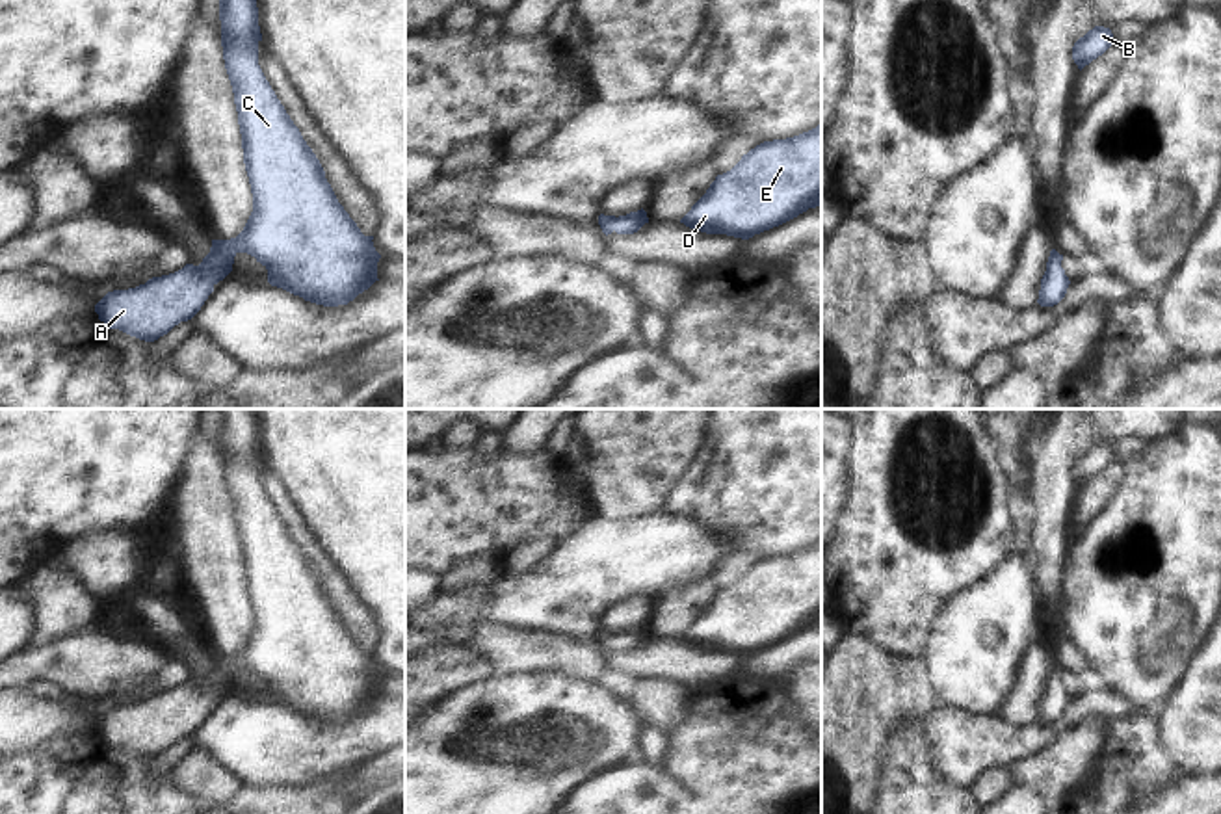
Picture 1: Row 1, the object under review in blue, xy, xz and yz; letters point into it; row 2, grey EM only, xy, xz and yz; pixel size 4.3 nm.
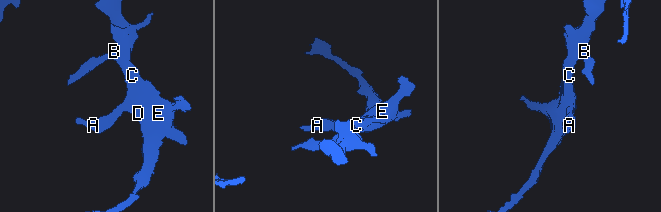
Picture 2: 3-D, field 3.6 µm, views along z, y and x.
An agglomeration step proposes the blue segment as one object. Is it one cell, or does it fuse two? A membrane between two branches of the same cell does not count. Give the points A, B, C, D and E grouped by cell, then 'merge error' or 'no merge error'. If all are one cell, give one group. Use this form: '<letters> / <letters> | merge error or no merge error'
A B C D E | no merge error

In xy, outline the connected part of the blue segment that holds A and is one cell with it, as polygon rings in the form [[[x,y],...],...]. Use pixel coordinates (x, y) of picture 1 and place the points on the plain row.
[[[217,409],[217,413],[223,476],[238,528],[253,628],[236,654],[212,656],[210,669],[199,682],[186,680],[175,689],[152,693],[136,704],[108,708],[95,721],[98,736],[110,745],[119,745],[145,758],[154,758],[180,738],[191,736],[214,708],[214,702],[232,688],[238,669],[255,673],[268,686],[271,702],[323,723],[348,721],[379,697],[377,678],[381,671],[374,663],[374,652],[364,652],[338,619],[320,576],[258,481],[262,450],[256,411]]]

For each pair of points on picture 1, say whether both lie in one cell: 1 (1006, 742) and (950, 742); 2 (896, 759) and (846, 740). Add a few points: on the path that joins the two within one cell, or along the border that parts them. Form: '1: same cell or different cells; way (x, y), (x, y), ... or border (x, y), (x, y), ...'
1: same cell; way (993, 742), (963, 742)
2: different cells; border (909, 720), (902, 722), (885, 744), (874, 794)

